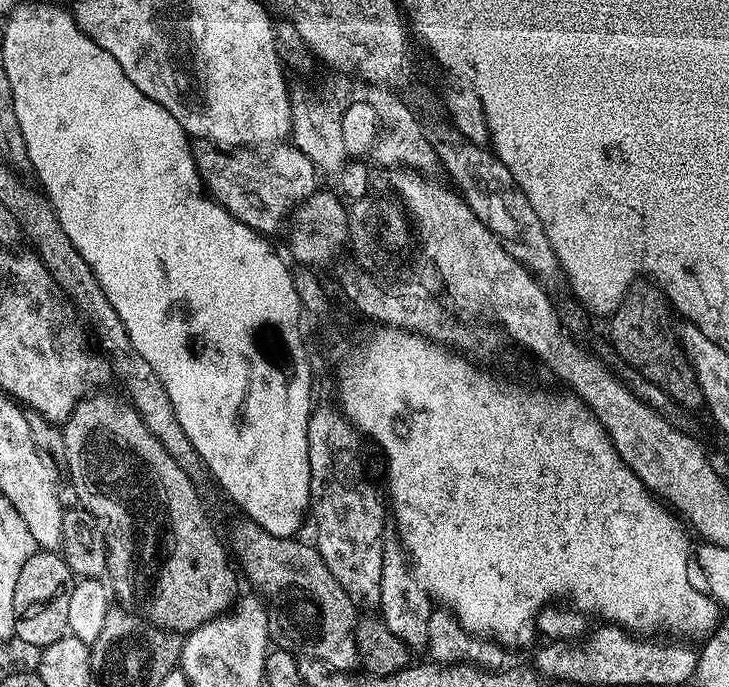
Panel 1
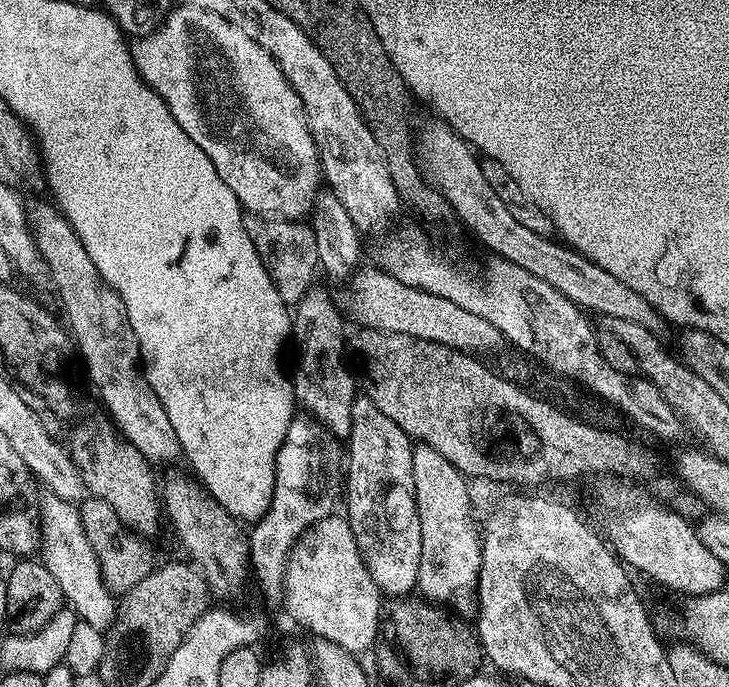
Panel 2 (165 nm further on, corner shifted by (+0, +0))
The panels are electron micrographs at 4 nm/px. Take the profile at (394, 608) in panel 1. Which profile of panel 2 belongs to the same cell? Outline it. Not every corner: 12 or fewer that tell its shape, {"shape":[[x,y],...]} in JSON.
{"shape":[[360,394],[346,515],[385,597],[422,562],[414,440]]}

